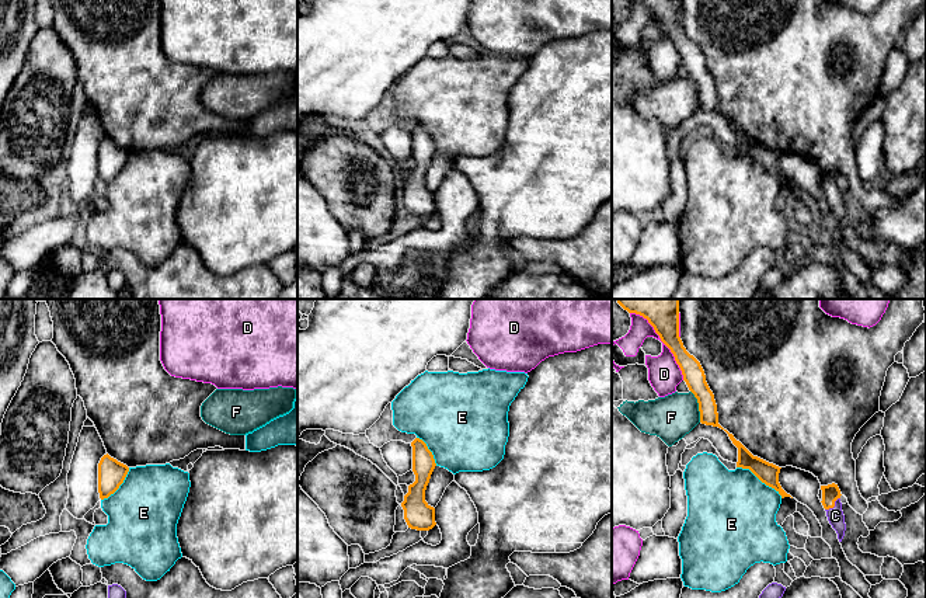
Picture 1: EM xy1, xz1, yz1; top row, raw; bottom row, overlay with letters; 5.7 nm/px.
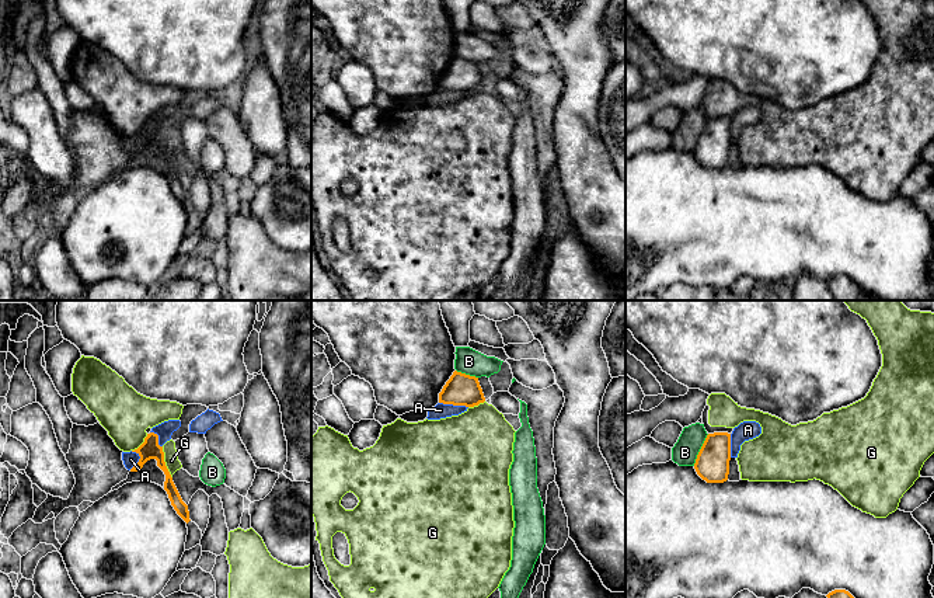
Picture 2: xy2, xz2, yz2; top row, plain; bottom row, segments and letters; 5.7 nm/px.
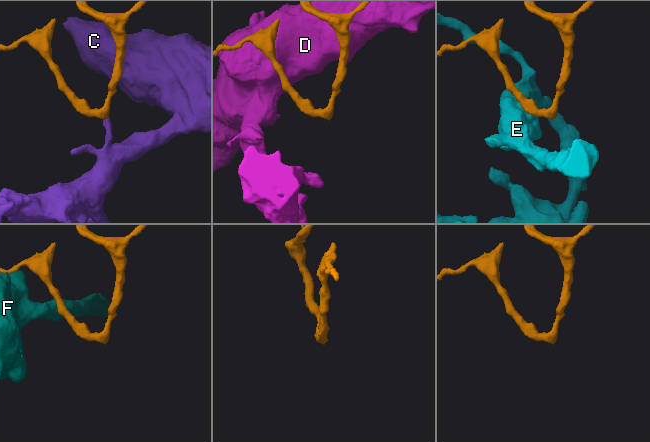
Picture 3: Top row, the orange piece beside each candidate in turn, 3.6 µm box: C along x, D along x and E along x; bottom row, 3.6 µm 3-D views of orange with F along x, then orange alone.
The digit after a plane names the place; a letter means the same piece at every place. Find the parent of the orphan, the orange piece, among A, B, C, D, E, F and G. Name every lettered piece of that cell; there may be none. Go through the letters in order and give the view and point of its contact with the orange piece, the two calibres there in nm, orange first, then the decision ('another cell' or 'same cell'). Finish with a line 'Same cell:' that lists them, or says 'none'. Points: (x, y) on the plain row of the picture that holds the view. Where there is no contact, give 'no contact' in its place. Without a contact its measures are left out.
A: contact xz2 (453, 90); calibres 180 and 90 nm; another cell
B: contact yz2 (700, 135); calibres 190 and 150 nm; another cell
C: contact yz1 (834, 191); calibres 100 and 100 nm; same cell
D: contact yz1 (665, 30); calibres 140 and 190 nm; another cell
E: contact yz1 (759, 164); calibres 120 and 500 nm; another cell
F: contact yz1 (699, 91); calibres 120 and 260 nm; another cell
G: contact xy2 (164, 148); calibres 110 and 80 nm; another cell
Same cell: C

